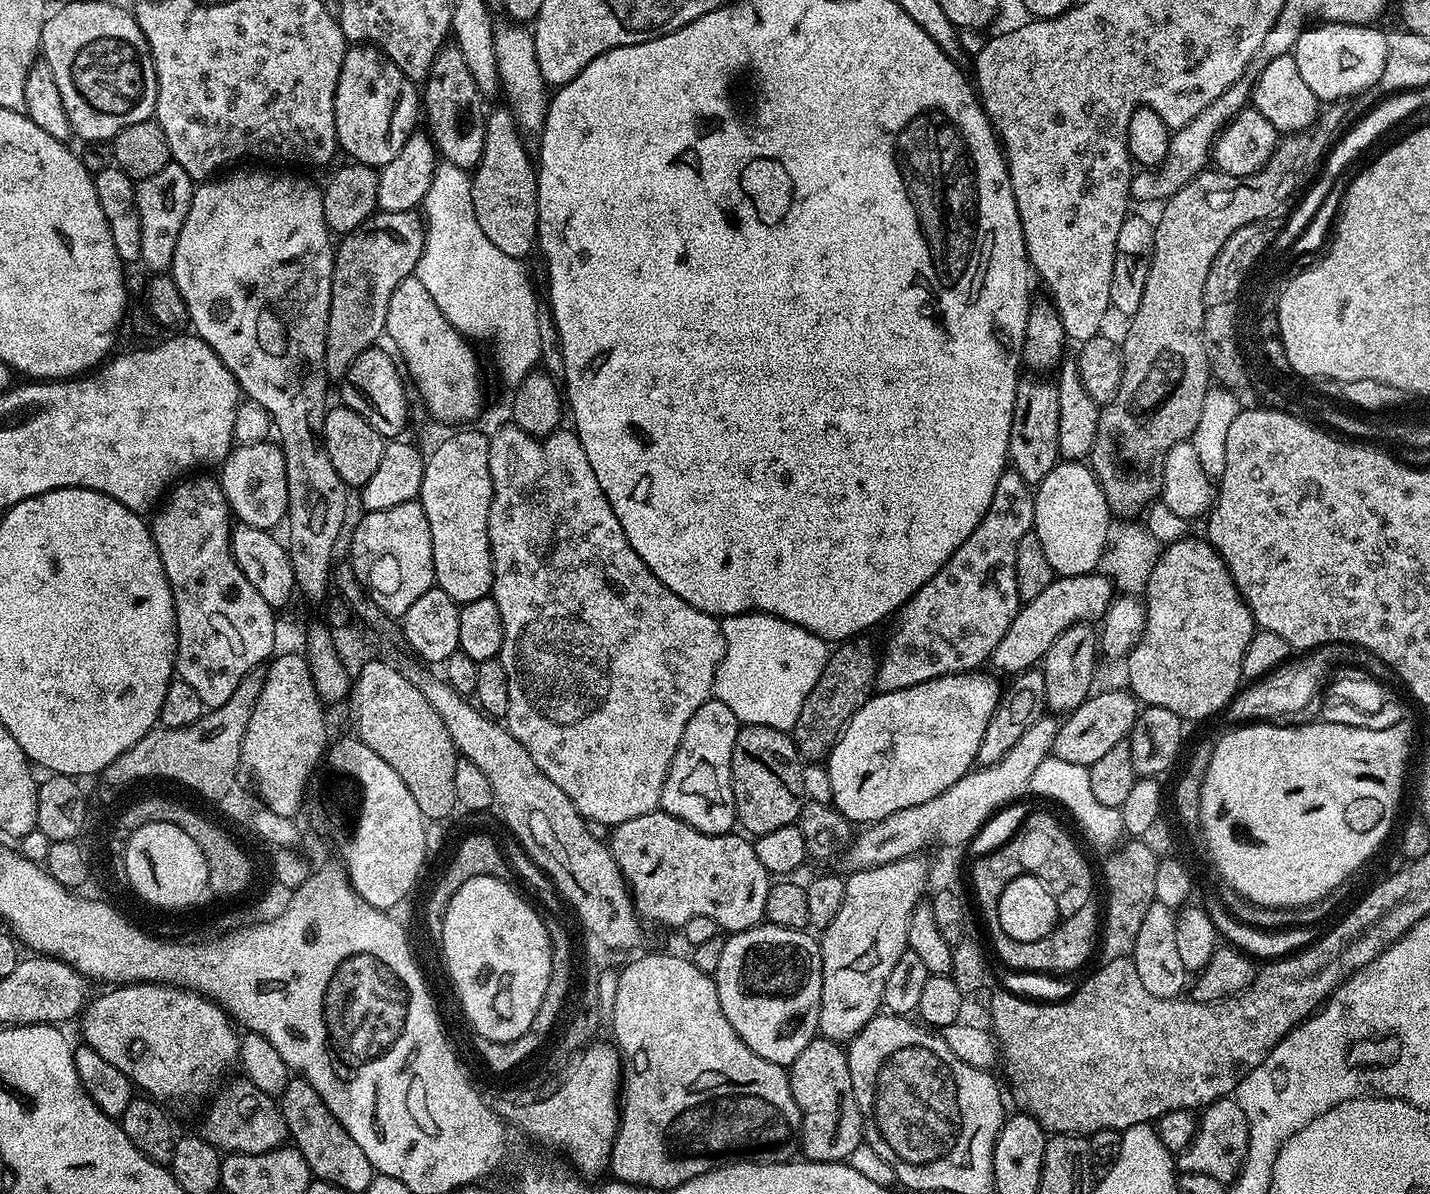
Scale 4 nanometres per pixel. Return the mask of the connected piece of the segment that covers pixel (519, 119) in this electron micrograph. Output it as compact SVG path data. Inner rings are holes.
M512 26L505 32L497 31L494 35L494 54L500 75L502 96L505 96L507 107L512 109L512 116L521 133L539 134L544 131L544 119L548 113L549 89L538 70L538 54L534 50L534 38L524 26Z

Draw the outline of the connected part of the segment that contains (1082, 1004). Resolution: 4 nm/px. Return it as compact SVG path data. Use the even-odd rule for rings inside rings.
M1123 956L1101 963L1101 968L1089 978L1085 984L1081 983L1076 991L1067 999L1055 1003L1037 1002L1024 999L1012 992L998 990L992 996L992 1024L990 1031L996 1037L1002 1060L1008 1063L1008 1076L1012 1079L1012 1096L1021 1104L1023 1111L1032 1116L1044 1127L1045 1133L1071 1132L1091 1134L1098 1130L1115 1128L1123 1130L1139 1124L1151 1125L1170 1110L1200 1110L1221 1098L1228 1098L1235 1093L1241 1080L1259 1066L1268 1057L1272 1047L1279 1042L1287 1032L1304 1023L1313 1012L1323 1005L1320 999L1320 988L1288 988L1292 984L1292 972L1296 972L1296 964L1281 964L1278 959L1265 963L1257 971L1252 985L1237 996L1227 996L1225 1000L1217 1000L1215 1004L1203 1004L1191 998L1177 998L1163 1000L1154 998L1146 986L1142 986L1142 978L1138 978L1138 970L1131 958Z

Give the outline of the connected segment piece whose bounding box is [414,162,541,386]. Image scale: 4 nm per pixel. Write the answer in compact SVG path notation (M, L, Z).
M443 162L437 163L430 188L426 190L422 219L426 225L424 249L414 275L420 279L422 286L426 286L426 294L434 298L434 306L438 306L438 310L465 338L478 335L492 340L493 346L496 347L501 378L509 386L521 384L541 363L538 301L532 290L532 280L524 269L525 261L510 258L510 254L502 254L502 250L498 250L498 246L494 246L494 242L490 242L490 238L482 234L482 226L478 226L478 218L474 214L472 178L463 168Z

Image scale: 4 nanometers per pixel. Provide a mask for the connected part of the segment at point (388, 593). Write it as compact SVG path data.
M419 499L410 502L402 502L402 506L390 506L390 510L378 510L377 512L364 512L361 520L357 522L356 529L352 532L352 555L350 561L357 578L360 580L368 599L374 601L379 608L384 611L385 616L389 618L403 618L406 610L410 610L410 606L414 606L414 602L418 598L422 598L422 594L426 594L426 590L430 590L436 583L436 571L434 570L434 542L430 538L430 522L426 522L426 510L420 504Z

